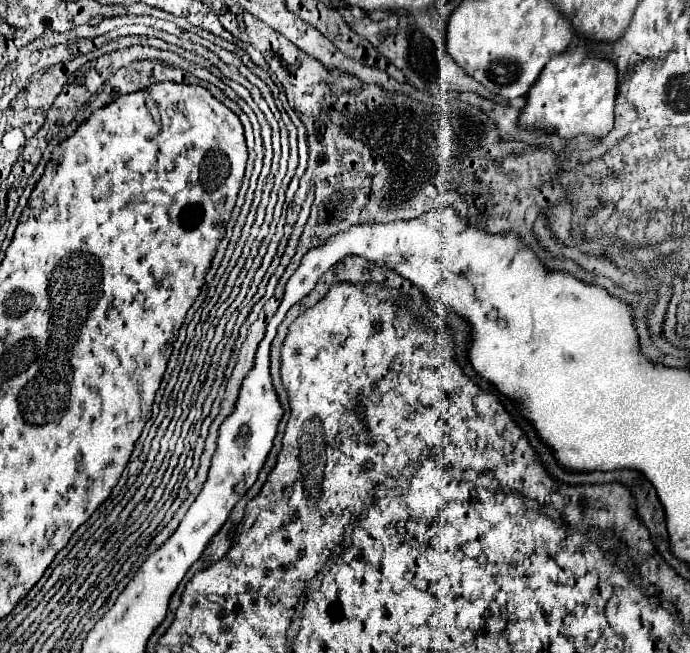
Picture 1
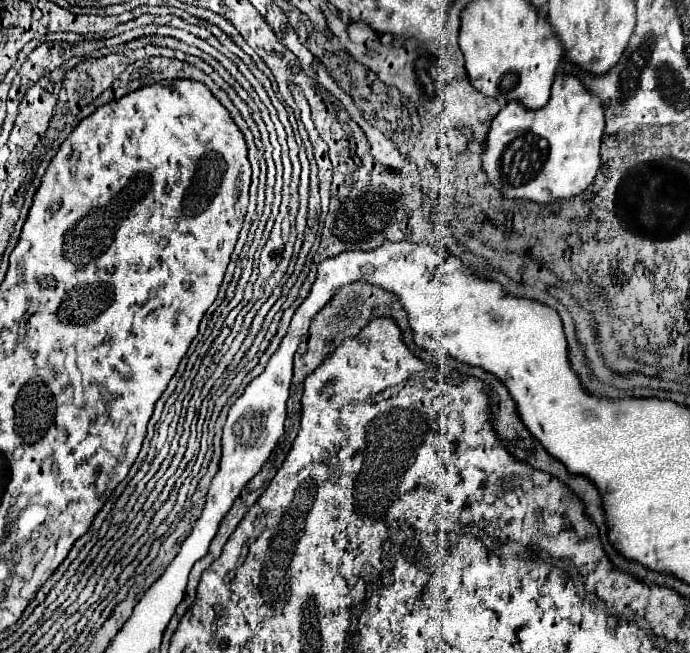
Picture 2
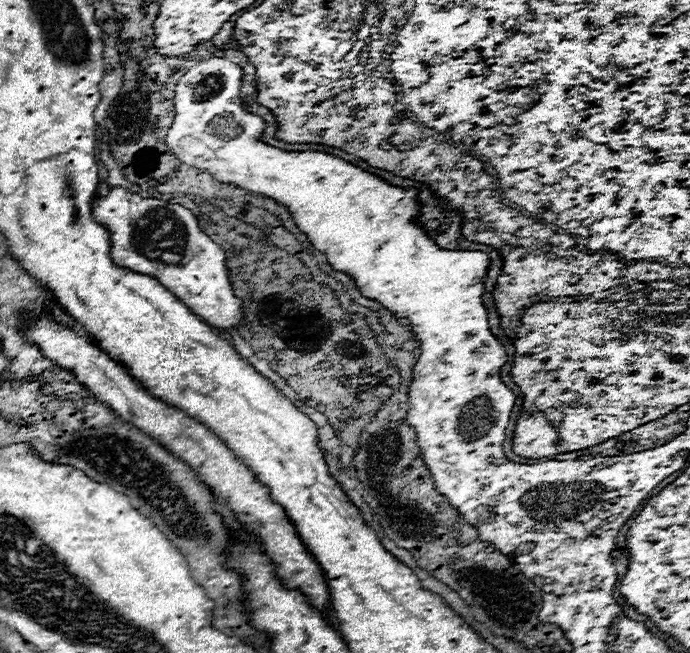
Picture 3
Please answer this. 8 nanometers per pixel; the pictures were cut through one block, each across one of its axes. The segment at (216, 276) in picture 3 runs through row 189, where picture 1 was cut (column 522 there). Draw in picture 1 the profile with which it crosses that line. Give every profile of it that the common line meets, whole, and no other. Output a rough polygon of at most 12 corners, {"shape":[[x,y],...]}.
{"shape":[[582,46],[546,64],[518,122],[602,138],[616,68]]}

